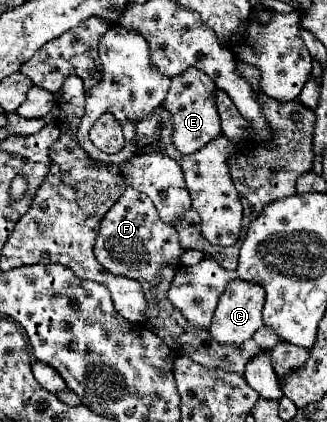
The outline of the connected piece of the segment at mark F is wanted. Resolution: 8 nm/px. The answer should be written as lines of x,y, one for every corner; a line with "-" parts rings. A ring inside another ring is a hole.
125,189
119,201
107,211
107,215
101,221
101,231
95,243
95,259
109,273
137,279
143,285
143,291
147,297
147,313
145,313
143,325
155,331
157,337
161,337
163,343
175,355
187,355
189,359
197,361
207,369
223,369
223,371
245,375
245,365
263,351
259,349
259,345
255,345
255,341
247,341
241,347
219,345
217,341
213,341
209,331
191,327
183,317
183,313
169,303
167,289
179,269
177,257
181,255
181,251
183,249
177,241
175,227
163,223
161,217
157,215
153,201
145,193
135,189

